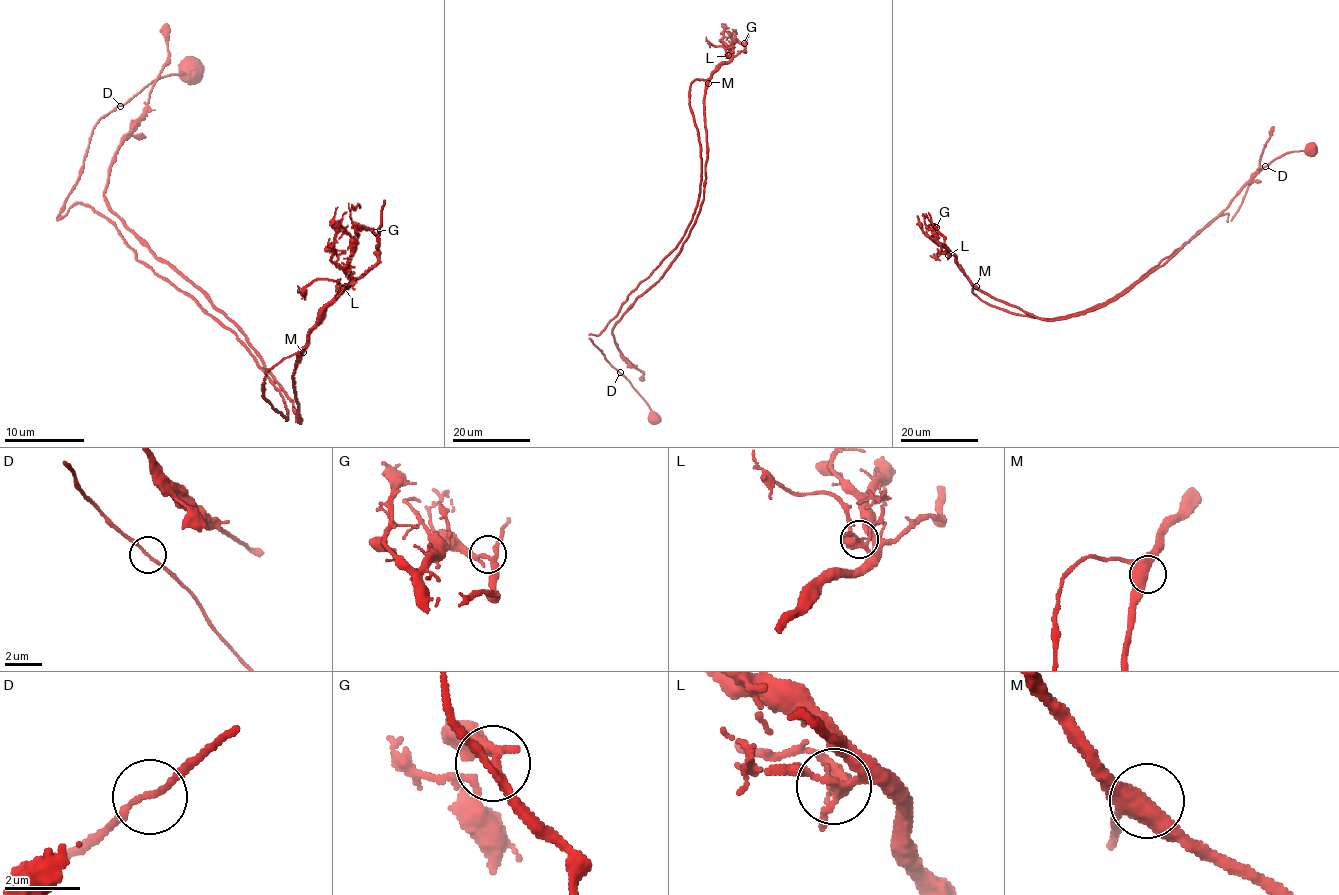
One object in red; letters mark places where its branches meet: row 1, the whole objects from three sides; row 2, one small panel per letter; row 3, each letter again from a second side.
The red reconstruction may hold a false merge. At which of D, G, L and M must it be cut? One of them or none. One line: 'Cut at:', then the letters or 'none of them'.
Cut at: none of them

